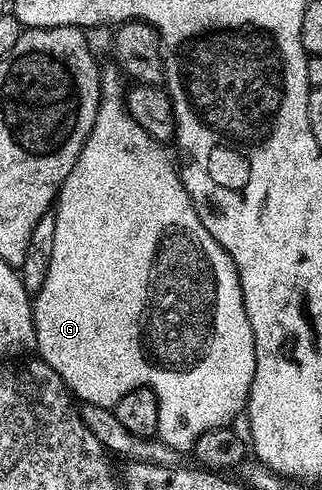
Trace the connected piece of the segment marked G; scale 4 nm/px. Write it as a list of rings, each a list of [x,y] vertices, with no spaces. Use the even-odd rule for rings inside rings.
[[[105,67],[101,71],[100,105],[94,118],[94,126],[82,146],[78,162],[74,162],[74,170],[70,170],[66,182],[60,188],[60,195],[57,196],[54,205],[54,254],[50,258],[44,285],[35,293],[32,310],[32,321],[36,324],[36,352],[39,359],[46,361],[60,375],[69,393],[84,404],[114,406],[120,401],[120,396],[130,390],[154,390],[159,404],[159,439],[184,454],[194,448],[200,435],[231,425],[231,420],[239,412],[241,415],[245,411],[248,390],[252,387],[256,369],[254,334],[250,330],[250,318],[246,318],[242,286],[234,262],[222,245],[212,237],[210,230],[202,226],[202,218],[192,203],[190,194],[184,189],[177,165],[172,165],[171,158],[164,153],[165,145],[155,140],[142,126],[138,126],[138,122],[134,122],[134,118],[128,112],[125,85],[120,85],[121,77],[117,69],[112,68]]]

